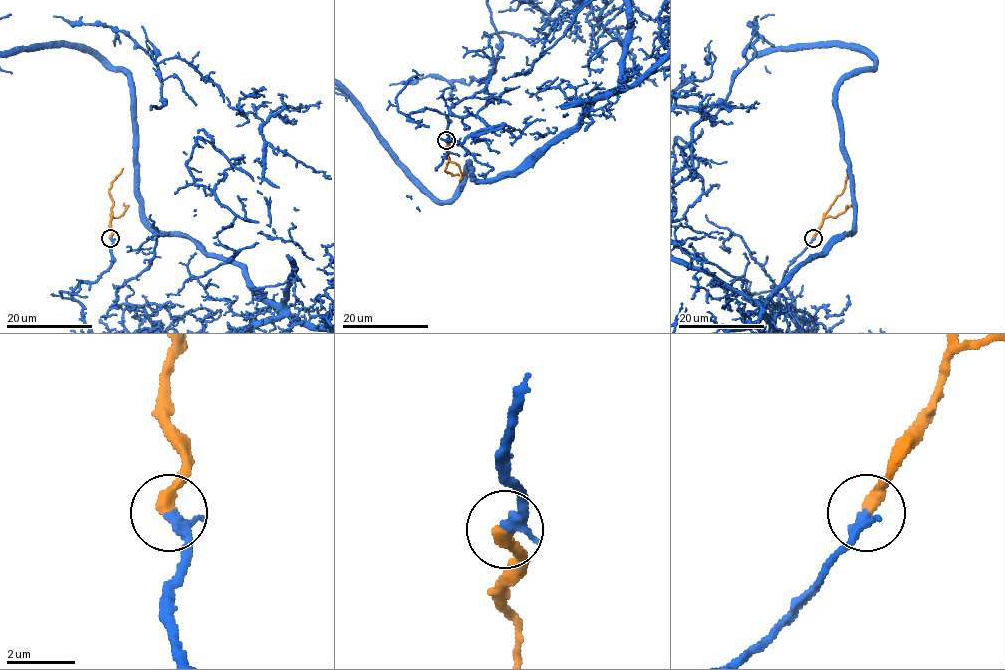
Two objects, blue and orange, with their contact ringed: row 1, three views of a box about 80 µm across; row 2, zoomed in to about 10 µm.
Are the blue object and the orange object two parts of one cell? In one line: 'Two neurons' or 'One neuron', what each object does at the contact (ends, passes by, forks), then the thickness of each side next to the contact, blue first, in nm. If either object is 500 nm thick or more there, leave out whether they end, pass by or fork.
One neuron. At the ring blue ends. At the ring orange ends. Thickness 340 nm (blue) against 400 nm

